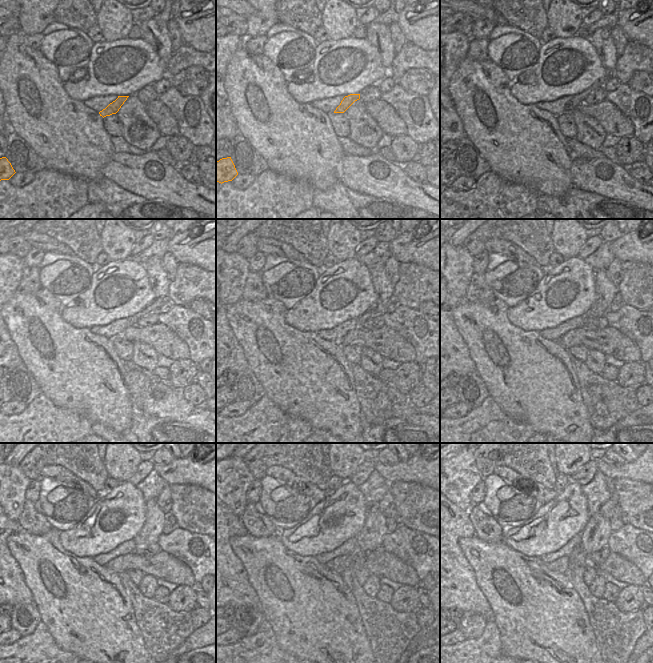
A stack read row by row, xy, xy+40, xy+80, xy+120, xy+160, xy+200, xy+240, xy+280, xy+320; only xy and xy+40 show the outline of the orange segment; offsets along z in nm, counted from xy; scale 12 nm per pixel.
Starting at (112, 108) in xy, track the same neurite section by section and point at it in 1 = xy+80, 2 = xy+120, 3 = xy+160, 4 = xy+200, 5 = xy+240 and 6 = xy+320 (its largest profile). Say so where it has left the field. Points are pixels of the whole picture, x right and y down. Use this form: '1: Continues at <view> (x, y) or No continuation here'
1: Continues at xy+80 (578, 99)
2: Continues at xy+120 (154, 307)
3: Continues at xy+160 (375, 310)
4: Continues at xy+200 (617, 299)
5: Continues at xy+240 (171, 520)
6: Continues at xy+320 (624, 518)

